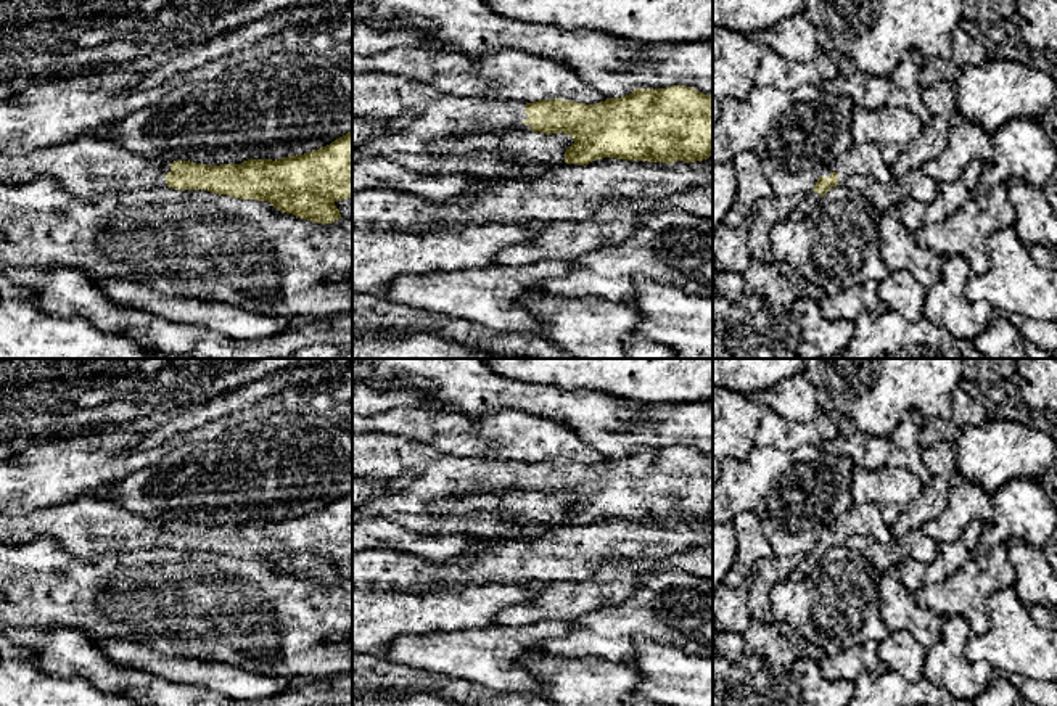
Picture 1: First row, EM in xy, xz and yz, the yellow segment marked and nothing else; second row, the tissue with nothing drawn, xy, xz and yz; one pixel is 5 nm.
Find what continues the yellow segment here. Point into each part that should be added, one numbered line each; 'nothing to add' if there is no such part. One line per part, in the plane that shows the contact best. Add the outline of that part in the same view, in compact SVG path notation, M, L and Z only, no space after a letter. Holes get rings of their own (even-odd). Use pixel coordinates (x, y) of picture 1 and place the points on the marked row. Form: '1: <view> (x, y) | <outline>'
1: xz (377, 95) | M388 71L352 72L352 117L385 124L393 117L412 109L415 117L404 127L373 137L352 148L352 164L362 159L383 158L401 164L417 174L450 174L463 172L471 175L539 175L545 170L537 162L518 162L500 159L492 154L450 156L434 154L431 146L441 138L465 138L471 135L507 135L510 132L528 132L529 124L523 121L526 103L516 103L492 96L459 96L439 92L430 84L412 82L407 77Z

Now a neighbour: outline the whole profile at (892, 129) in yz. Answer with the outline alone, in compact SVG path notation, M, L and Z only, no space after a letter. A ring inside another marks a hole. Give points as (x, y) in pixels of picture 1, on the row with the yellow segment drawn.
M854 105L849 114L854 145L874 143L888 164L893 164L922 130L922 121L901 106L867 109Z

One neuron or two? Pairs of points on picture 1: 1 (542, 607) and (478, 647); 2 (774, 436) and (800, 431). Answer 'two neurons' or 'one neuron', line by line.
1: two neurons
2: one neuron

